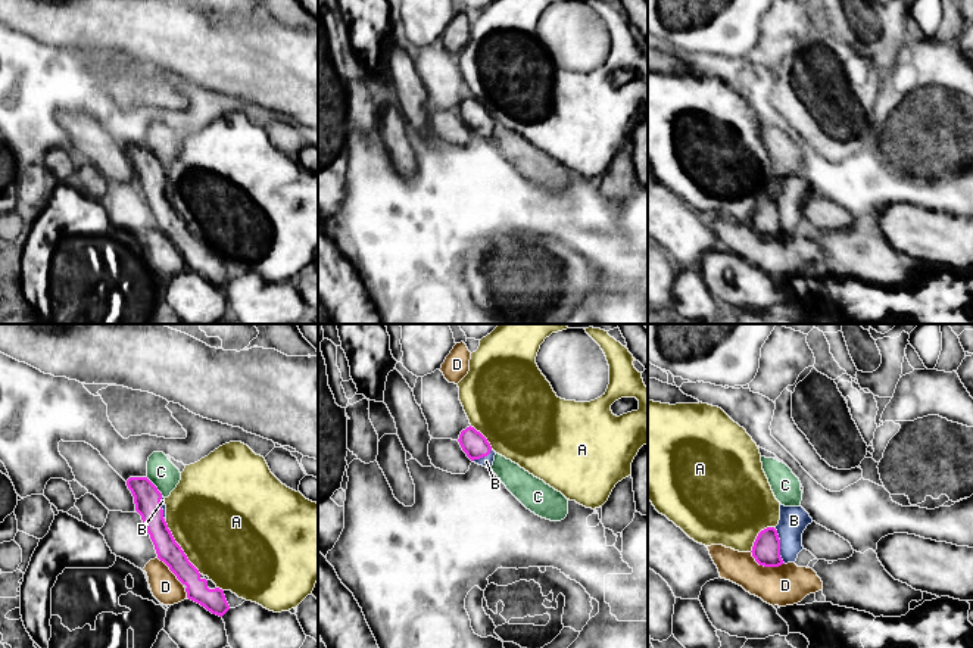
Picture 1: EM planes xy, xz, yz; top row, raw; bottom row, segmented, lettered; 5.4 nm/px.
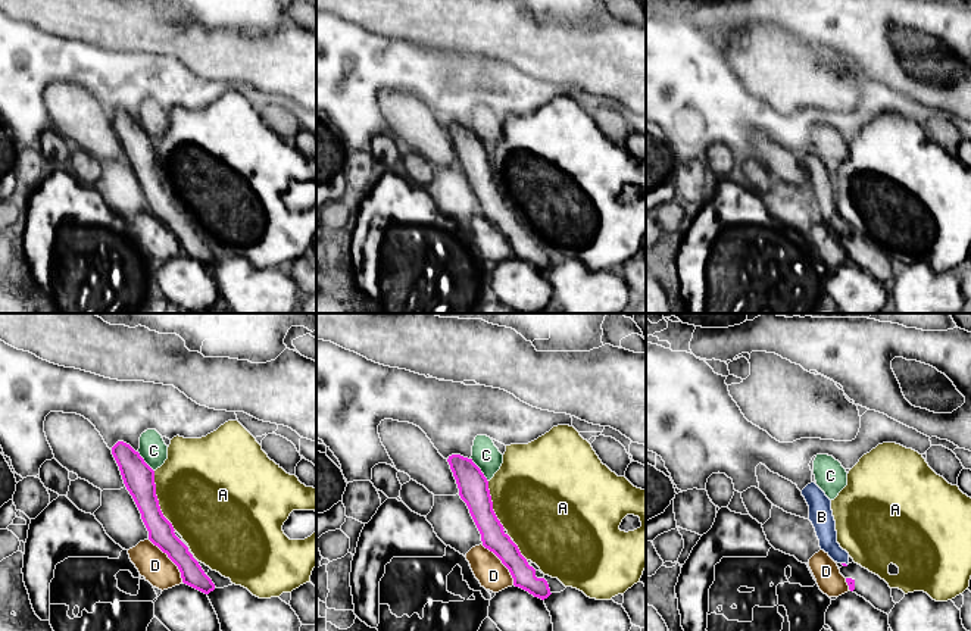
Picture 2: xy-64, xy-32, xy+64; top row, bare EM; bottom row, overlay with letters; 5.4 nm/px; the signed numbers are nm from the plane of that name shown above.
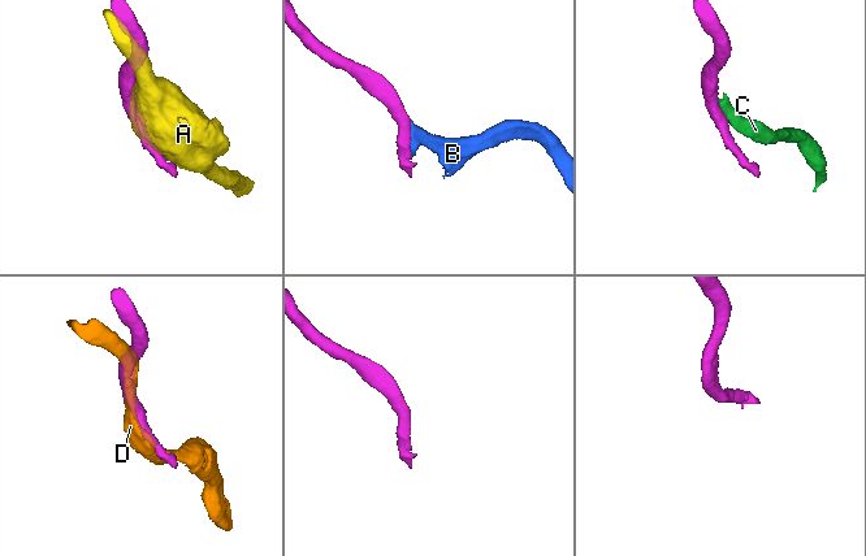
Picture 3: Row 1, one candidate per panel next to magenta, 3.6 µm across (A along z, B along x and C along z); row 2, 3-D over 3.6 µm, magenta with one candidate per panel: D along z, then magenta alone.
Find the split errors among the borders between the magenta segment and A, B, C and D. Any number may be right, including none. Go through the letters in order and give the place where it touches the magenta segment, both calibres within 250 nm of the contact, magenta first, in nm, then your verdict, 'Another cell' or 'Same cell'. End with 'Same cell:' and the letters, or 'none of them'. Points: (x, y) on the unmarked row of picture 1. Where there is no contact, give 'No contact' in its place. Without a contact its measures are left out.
A: Touches magenta at xy (180, 218). Thickness 130 nm (magenta) against 480 nm. Another cell
B: Touches magenta at yz (779, 217). Thickness 150 nm (magenta) against 160 nm. Same cell
C: Touches magenta at xy (155, 156). Thickness 140 nm (magenta) against 160 nm. Another cell
D: Touches magenta at yz (766, 236). Thickness 150 nm (magenta) against 220 nm. Another cell
Same cell: B

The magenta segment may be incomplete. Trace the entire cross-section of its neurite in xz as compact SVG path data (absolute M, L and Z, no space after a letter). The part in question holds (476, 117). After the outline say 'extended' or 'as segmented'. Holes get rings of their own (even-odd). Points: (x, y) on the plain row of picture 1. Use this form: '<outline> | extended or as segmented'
M470 96L461 102L458 112L473 133L492 138L496 122L480 102Z | extended

